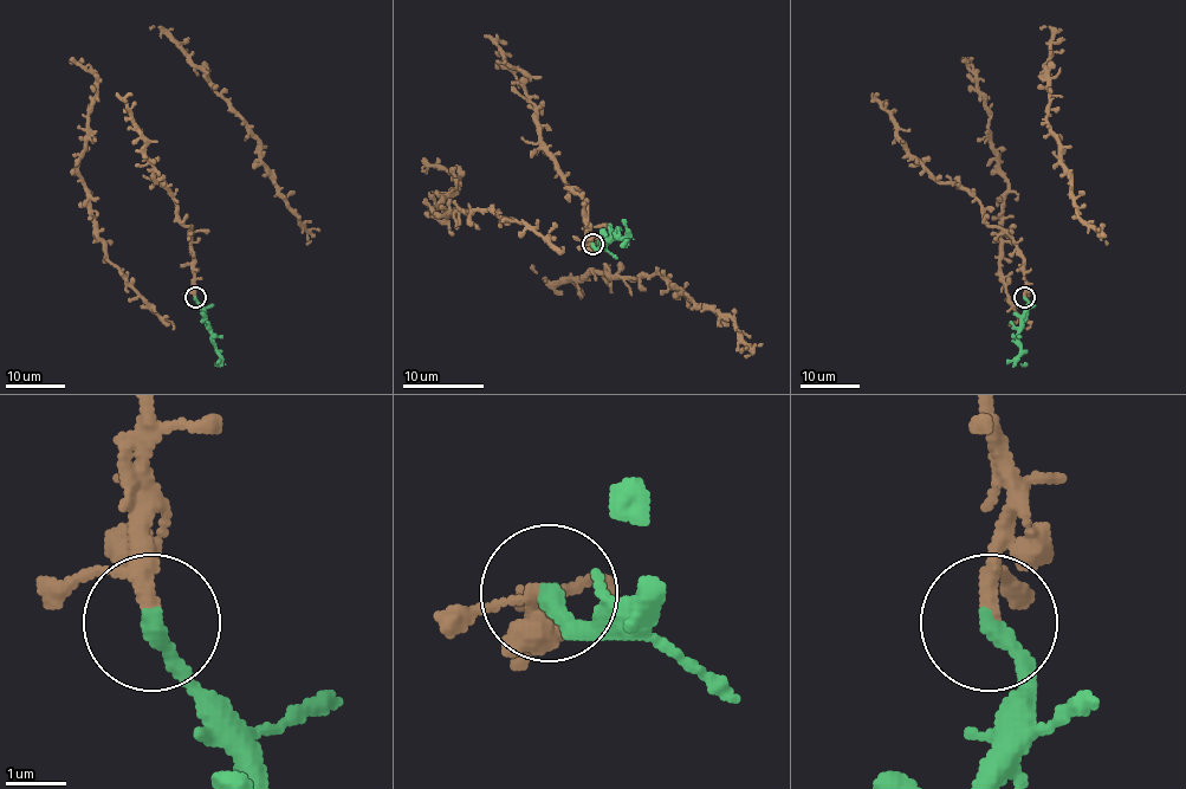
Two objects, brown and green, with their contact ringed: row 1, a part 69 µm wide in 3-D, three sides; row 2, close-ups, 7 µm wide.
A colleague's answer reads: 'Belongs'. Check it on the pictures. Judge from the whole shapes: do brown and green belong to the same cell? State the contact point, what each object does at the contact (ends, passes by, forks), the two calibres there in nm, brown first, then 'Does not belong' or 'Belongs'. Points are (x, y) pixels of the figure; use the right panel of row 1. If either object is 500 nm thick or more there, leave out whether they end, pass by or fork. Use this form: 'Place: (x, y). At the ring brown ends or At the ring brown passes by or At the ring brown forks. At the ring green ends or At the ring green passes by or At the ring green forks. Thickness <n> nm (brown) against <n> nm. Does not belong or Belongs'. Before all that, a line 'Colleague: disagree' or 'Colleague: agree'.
Colleague: agree
Place: (1024, 297). At the ring brown passes by. At the ring green ends. Thickness 190 nm (brown) against 300 nm. Belongs

